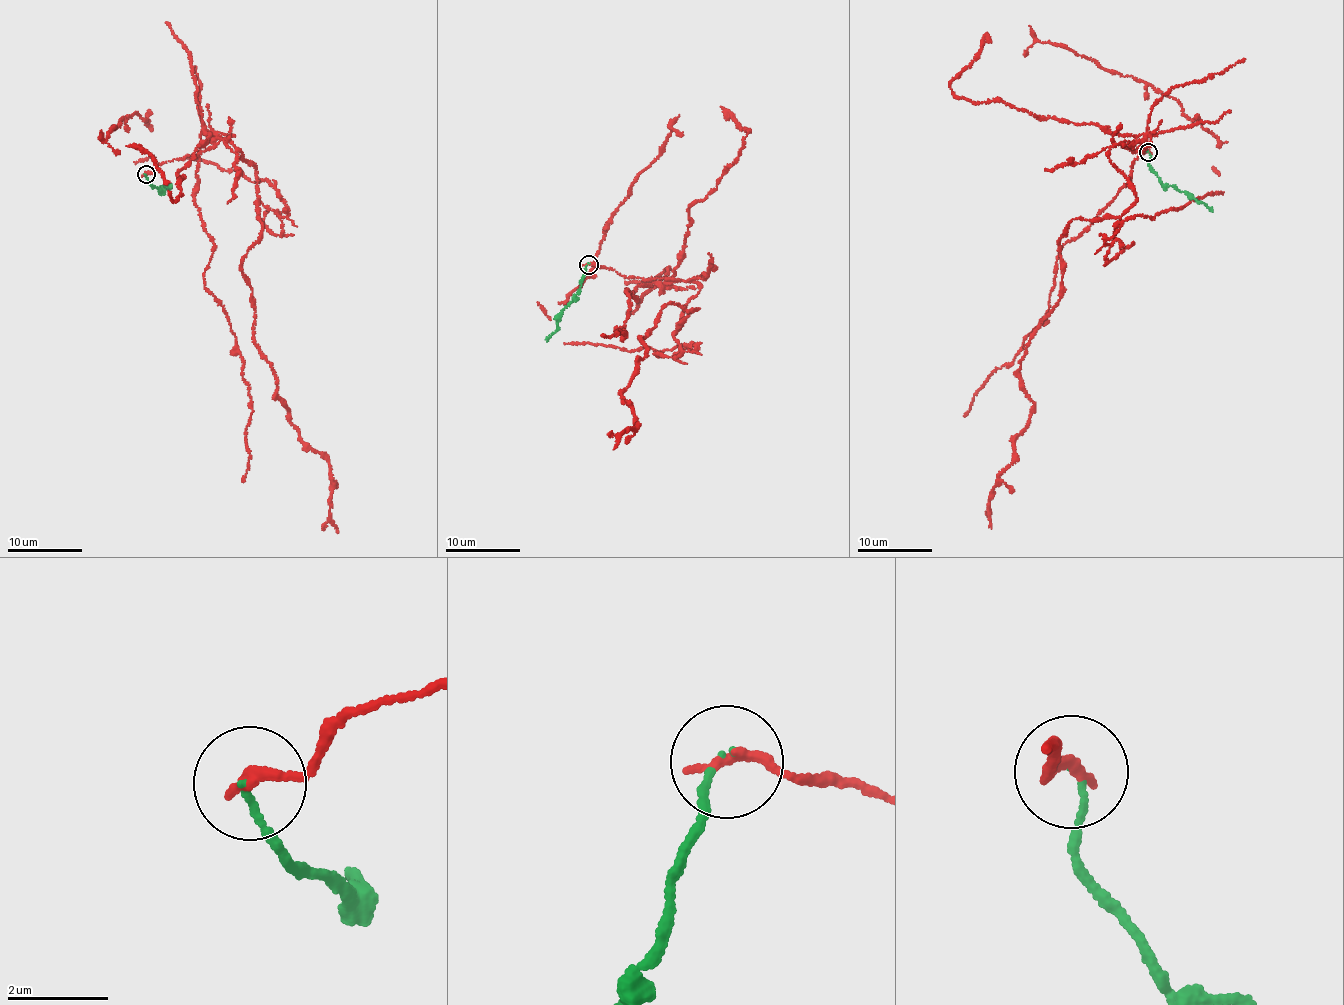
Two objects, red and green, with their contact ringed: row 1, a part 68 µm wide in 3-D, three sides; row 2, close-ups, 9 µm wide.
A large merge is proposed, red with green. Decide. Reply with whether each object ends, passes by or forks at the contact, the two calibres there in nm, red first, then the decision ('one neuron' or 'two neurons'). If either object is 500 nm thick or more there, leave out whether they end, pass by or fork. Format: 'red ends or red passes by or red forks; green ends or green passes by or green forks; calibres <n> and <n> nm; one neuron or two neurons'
red ends; green ends; calibres 240 and 100 nm; two neurons

